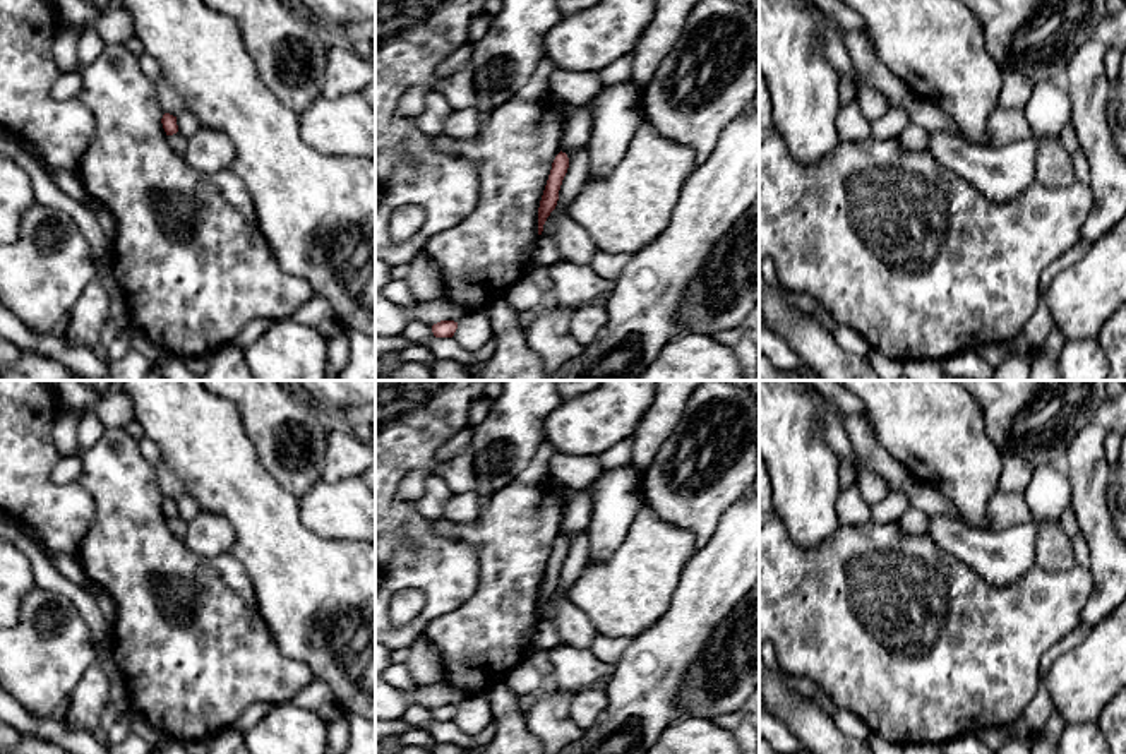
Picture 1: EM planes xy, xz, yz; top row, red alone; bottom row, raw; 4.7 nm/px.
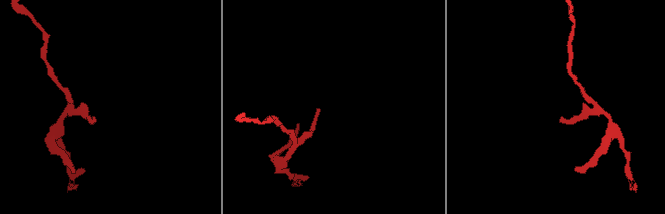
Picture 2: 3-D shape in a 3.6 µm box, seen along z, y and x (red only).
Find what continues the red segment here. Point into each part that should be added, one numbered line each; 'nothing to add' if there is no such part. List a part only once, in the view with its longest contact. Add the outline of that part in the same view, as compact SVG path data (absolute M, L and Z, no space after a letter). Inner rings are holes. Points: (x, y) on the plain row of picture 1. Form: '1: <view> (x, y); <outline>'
nothing to add

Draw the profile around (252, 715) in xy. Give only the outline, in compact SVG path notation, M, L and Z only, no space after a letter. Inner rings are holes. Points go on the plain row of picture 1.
M255 703L250 708L247 708L230 728L237 730L250 730L254 725L257 725L271 709L274 704L271 703Z

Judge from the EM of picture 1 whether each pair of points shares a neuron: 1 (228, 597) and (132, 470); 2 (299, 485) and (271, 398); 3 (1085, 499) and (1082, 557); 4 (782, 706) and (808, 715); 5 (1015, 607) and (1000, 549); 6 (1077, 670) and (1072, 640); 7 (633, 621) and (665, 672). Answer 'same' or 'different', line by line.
1: same
2: same
3: different
4: same
5: different
6: different
7: different

